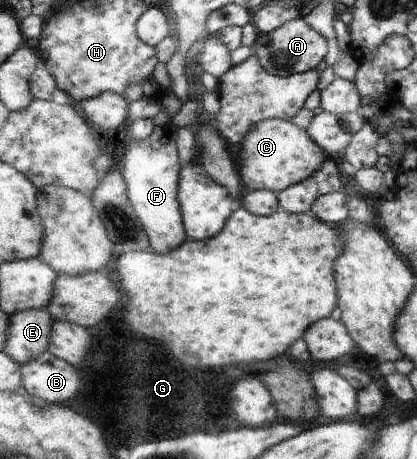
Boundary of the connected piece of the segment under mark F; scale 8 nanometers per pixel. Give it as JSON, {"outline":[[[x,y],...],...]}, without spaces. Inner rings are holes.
{"outline":[[[172,124],[157,126],[152,136],[132,142],[120,168],[128,180],[130,201],[148,232],[151,248],[162,254],[176,252],[190,240],[181,206],[183,166],[176,138],[178,138],[176,126]]]}

